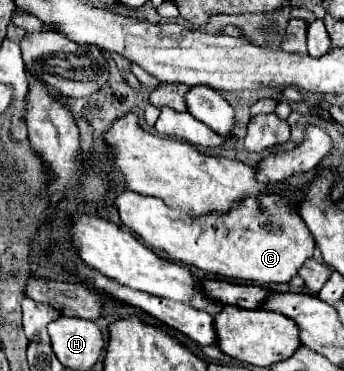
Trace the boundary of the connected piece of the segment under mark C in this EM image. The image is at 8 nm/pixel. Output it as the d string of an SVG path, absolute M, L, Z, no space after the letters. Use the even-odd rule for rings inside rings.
M129 190L115 198L115 206L123 224L139 234L147 246L167 252L171 260L185 262L187 266L195 266L203 272L221 274L225 278L257 284L289 282L303 262L313 256L315 248L315 240L299 212L287 212L287 204L279 204L279 200L271 200L271 196L255 196L237 204L251 206L251 216L233 210L227 214L211 212L207 216L193 218L165 206L159 198L141 196Z

